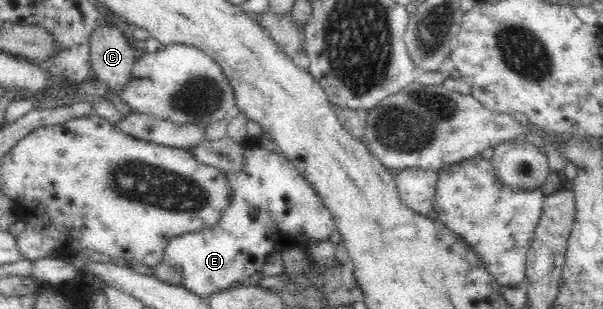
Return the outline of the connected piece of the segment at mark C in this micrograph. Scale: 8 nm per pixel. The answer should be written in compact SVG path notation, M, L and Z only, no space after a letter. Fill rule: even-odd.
M104 22L97 26L89 44L93 76L113 92L123 92L136 61L129 39L119 29Z

